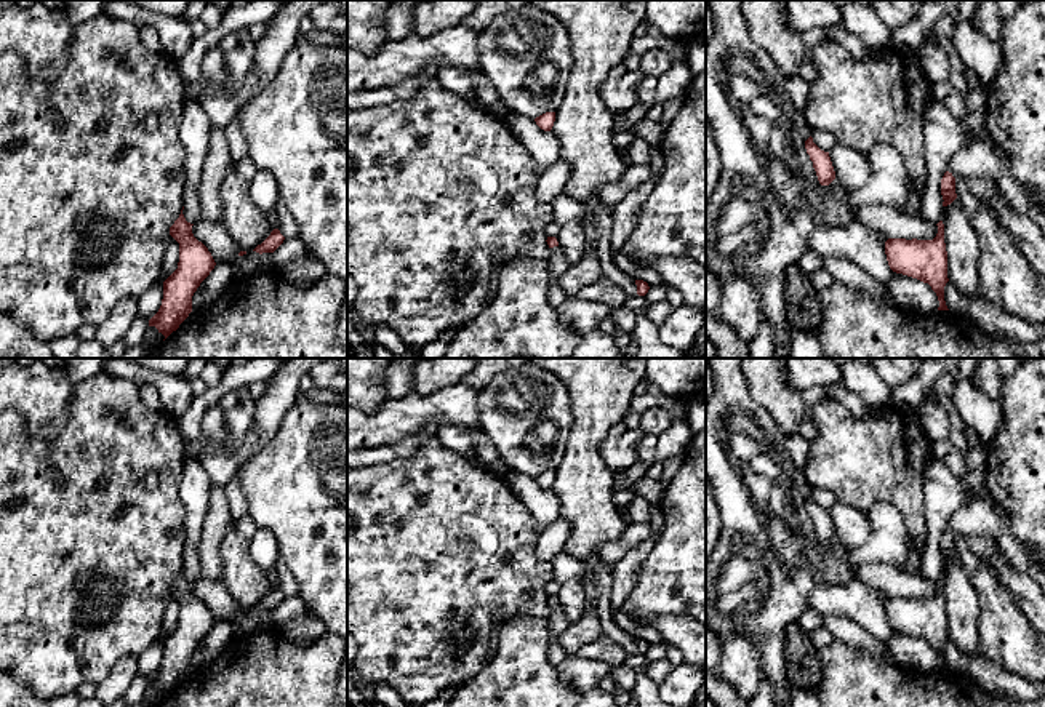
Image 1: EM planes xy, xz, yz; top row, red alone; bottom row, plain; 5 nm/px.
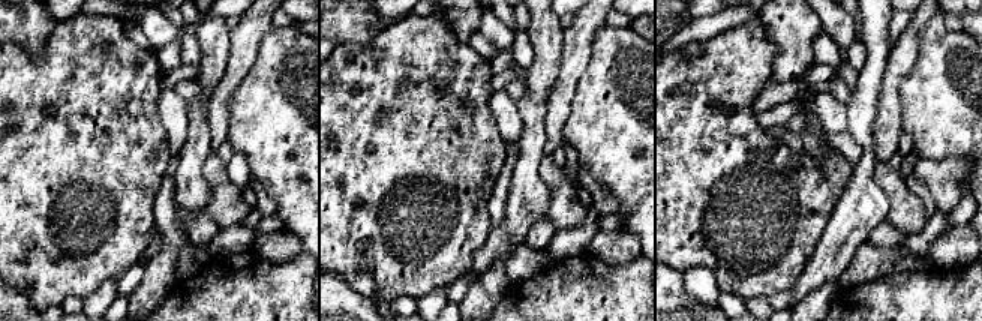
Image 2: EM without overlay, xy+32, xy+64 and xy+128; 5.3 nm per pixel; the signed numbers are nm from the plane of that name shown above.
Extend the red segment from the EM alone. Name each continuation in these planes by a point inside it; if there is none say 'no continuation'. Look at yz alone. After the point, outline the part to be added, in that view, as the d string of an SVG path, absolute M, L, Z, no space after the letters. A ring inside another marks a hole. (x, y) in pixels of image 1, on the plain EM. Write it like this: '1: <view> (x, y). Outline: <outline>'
1: yz (978, 517). Outline: M973 497L963 504L947 521L947 529L954 536L967 541L976 536L994 537L1002 553L1011 565L1039 582L1045 593L1045 568L1032 560L1023 545L1013 537L1003 513L989 497Z

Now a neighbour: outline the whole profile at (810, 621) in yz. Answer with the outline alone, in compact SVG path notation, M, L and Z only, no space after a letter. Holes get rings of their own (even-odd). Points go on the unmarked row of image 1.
M807 609L797 621L807 633L813 633L819 627L824 627L823 616L813 609Z

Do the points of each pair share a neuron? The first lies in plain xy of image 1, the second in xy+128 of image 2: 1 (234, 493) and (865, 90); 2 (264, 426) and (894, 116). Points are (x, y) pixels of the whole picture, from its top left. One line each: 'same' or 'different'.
1: different
2: same

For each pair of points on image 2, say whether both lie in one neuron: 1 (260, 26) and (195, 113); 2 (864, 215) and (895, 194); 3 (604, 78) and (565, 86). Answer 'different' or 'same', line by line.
1: different
2: different
3: different

